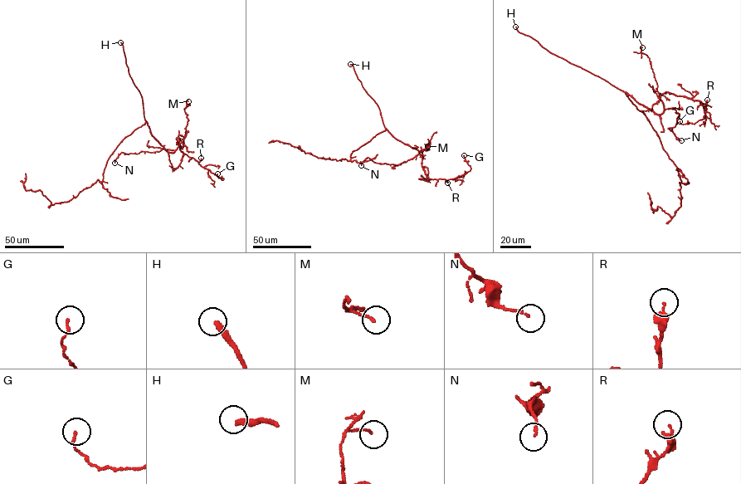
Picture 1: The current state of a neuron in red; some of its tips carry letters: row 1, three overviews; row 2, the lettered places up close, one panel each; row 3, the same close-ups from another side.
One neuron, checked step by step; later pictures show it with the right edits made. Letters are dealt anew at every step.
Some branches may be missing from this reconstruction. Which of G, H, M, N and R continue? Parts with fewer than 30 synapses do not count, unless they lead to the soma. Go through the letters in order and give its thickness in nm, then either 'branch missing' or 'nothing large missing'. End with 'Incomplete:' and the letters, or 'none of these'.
G: 120 nm | nothing large missing
H: 320 nm | branch missing
M: 110 nm | nothing large missing
N: 110 nm | nothing large missing
R: 280 nm | nothing large missing
Incomplete: H

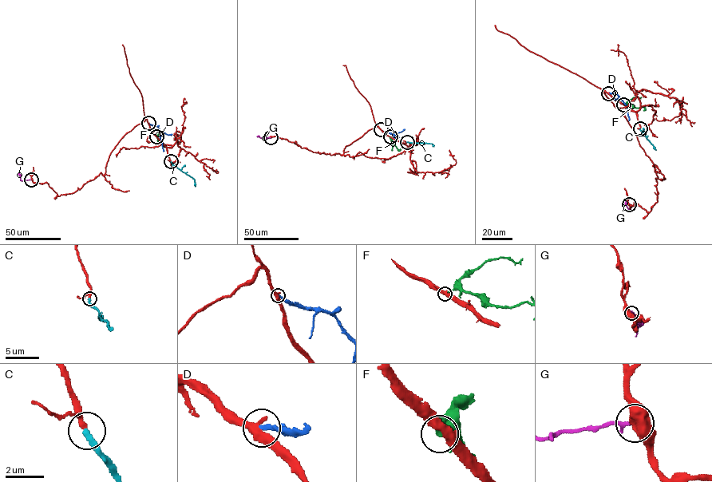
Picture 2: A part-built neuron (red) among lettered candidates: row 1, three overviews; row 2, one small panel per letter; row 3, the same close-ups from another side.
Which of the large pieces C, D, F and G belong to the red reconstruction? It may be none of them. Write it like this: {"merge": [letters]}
{"merge": ["C"]}

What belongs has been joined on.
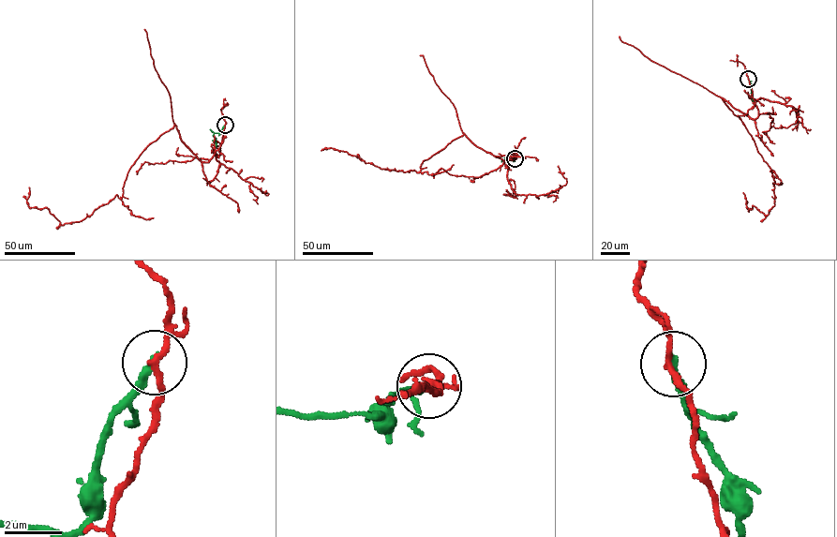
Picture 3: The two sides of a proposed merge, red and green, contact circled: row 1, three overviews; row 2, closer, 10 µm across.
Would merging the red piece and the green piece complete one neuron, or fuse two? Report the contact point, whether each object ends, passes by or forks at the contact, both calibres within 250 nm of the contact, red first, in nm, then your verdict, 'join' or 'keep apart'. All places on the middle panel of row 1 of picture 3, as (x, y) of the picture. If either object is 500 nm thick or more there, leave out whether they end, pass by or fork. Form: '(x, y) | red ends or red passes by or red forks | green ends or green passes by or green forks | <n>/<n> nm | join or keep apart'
(515, 158) | red passes by | green ends | 190/280 nm | keep apart

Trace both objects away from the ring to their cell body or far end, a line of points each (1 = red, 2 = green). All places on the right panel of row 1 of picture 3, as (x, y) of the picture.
1: (748, 78), (756, 118), (722, 99), (774, 171), (774, 205), (767, 216), (754, 206), (748, 211), (743, 192)
2: (748, 78), (754, 101)

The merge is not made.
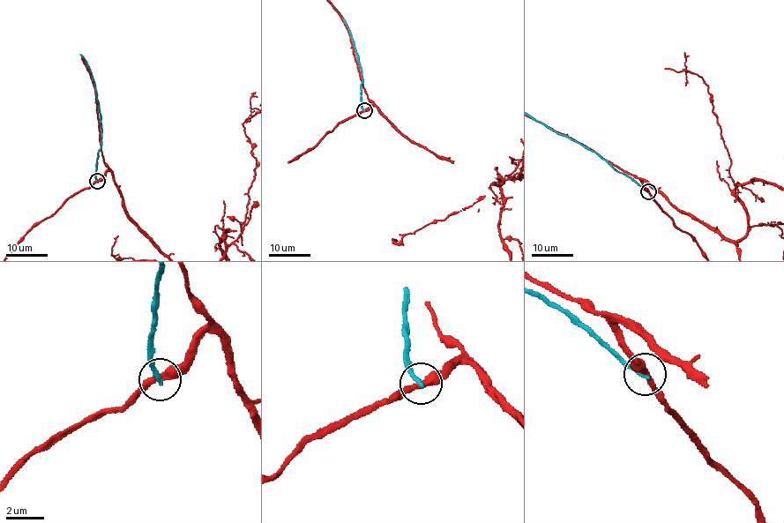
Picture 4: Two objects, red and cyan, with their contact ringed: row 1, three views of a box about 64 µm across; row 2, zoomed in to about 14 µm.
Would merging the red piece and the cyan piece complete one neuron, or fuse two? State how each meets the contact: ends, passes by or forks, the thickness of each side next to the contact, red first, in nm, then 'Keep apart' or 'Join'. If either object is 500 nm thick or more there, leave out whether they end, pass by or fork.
At the ring red passes by. At the ring cyan ends. Thickness 360 nm (red) against 220 nm. Keep apart

